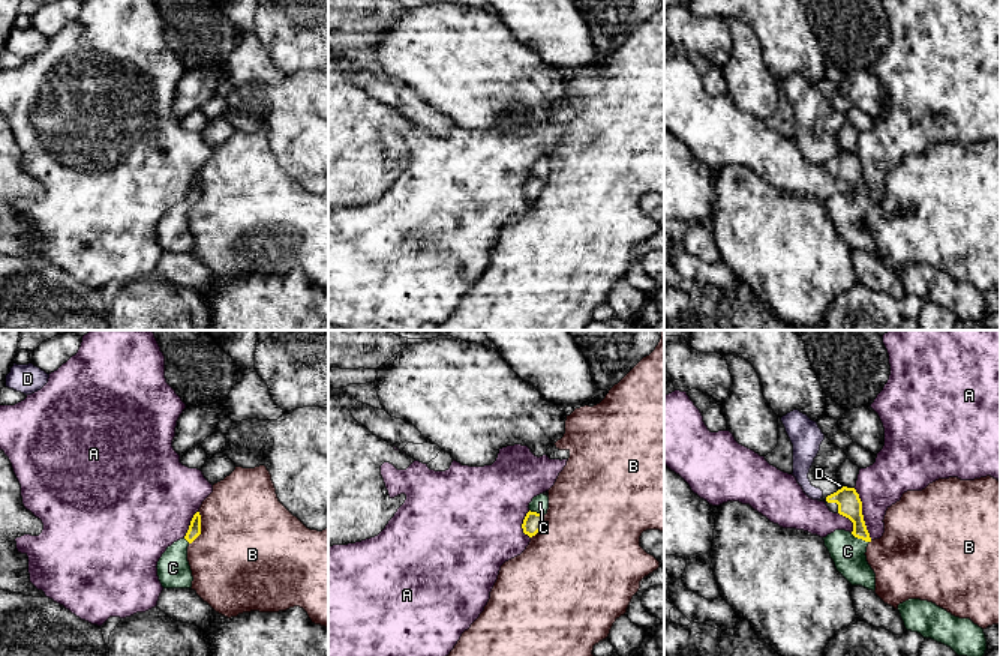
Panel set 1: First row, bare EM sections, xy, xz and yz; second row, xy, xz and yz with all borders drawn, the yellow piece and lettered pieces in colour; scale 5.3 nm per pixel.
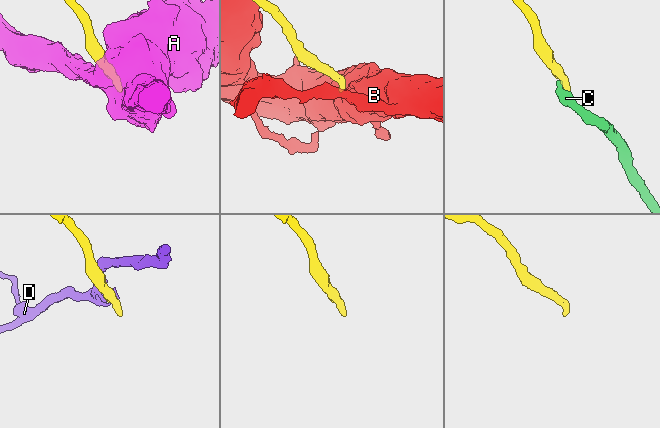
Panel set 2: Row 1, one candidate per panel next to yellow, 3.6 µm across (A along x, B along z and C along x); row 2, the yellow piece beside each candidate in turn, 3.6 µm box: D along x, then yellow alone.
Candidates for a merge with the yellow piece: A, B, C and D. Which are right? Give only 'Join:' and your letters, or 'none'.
Join: C

